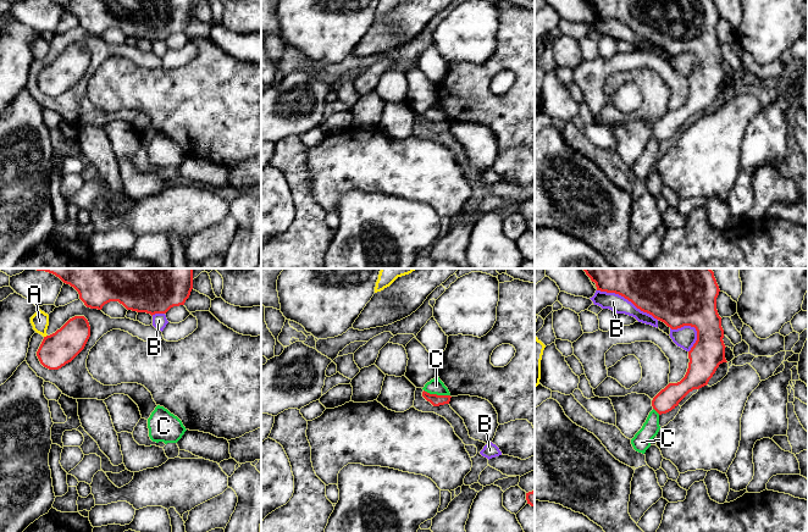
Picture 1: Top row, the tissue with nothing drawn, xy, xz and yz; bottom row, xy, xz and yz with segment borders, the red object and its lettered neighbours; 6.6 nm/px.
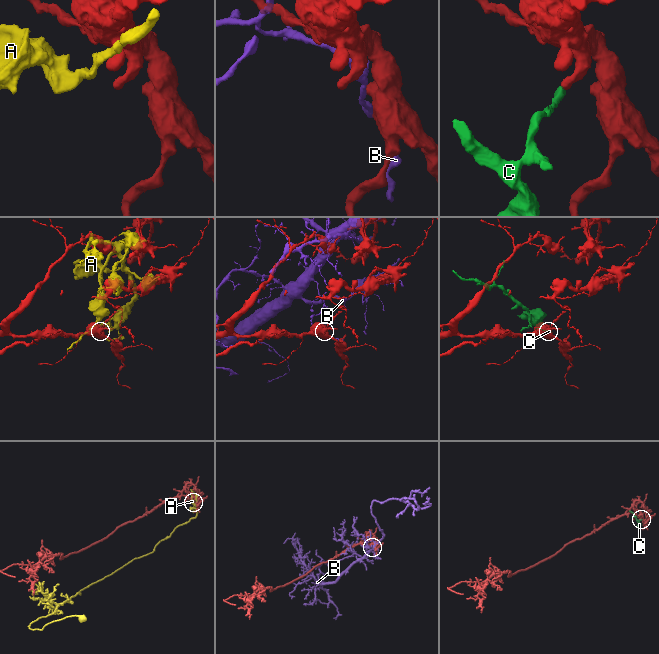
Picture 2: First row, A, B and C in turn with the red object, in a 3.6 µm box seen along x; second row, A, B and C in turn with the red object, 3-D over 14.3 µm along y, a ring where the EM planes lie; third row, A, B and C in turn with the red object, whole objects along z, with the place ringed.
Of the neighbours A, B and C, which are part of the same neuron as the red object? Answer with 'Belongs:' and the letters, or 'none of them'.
Belongs: none of them

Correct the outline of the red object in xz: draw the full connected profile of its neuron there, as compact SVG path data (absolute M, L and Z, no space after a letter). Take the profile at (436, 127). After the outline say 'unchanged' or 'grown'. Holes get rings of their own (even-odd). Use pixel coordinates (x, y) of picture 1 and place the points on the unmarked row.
M422 118L422 123L430 128L433 133L439 133L444 131L449 131L450 128L450 122L437 122L437 121L430 121L427 118Z | unchanged

